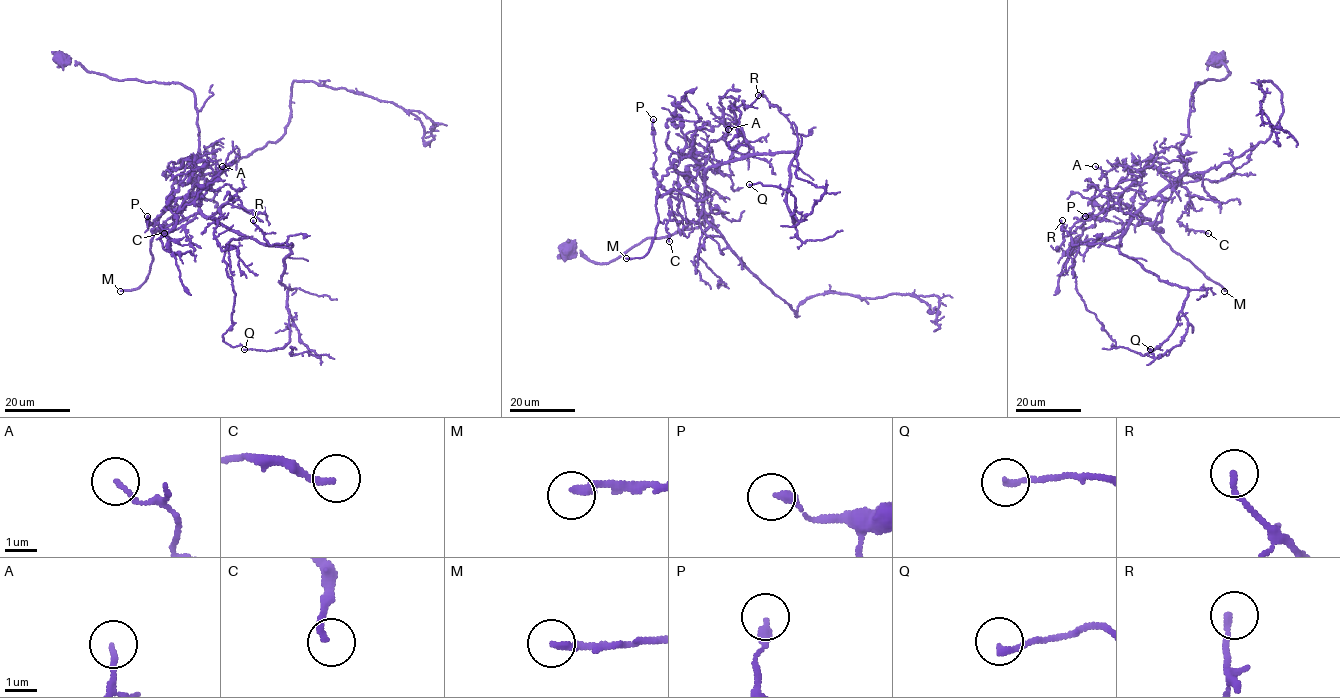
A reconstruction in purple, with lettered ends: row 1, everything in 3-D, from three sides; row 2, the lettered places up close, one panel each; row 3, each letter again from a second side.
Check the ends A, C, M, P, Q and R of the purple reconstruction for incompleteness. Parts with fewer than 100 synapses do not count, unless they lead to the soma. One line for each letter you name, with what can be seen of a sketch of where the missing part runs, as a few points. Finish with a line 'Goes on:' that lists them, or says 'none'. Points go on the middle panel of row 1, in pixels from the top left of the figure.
M: (626, 258), (604, 241), (600, 209), (585, 188), (567, 194), (549, 186), (531, 195), (520, 172), (537, 162)
Goes on: M

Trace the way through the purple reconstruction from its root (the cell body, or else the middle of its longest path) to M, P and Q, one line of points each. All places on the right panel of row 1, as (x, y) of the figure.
M: (1172, 181), (1159, 193), (1167, 200), (1156, 225), (1161, 229), (1160, 237), (1224, 291)
P: (1172, 181), (1159, 193), (1167, 200), (1162, 219), (1156, 225), (1160, 230), (1148, 224), (1134, 225), (1085, 216)
Q: (1172, 181), (1132, 216), (1118, 245), (1121, 253), (1134, 258), (1161, 280), (1187, 290), (1173, 333), (1150, 349)

